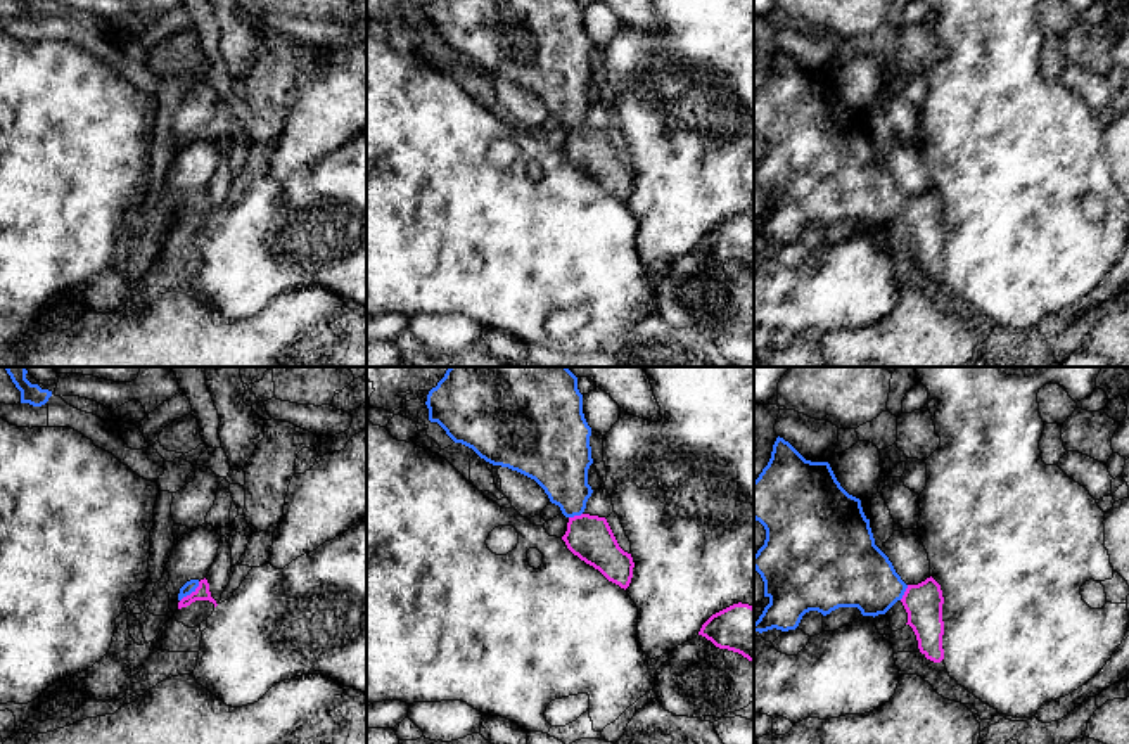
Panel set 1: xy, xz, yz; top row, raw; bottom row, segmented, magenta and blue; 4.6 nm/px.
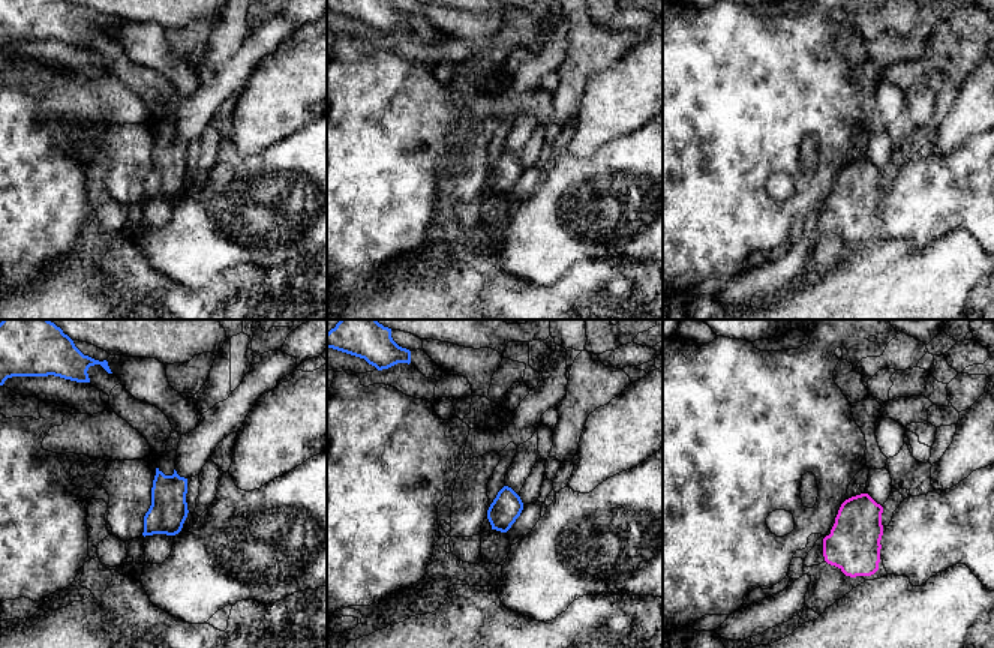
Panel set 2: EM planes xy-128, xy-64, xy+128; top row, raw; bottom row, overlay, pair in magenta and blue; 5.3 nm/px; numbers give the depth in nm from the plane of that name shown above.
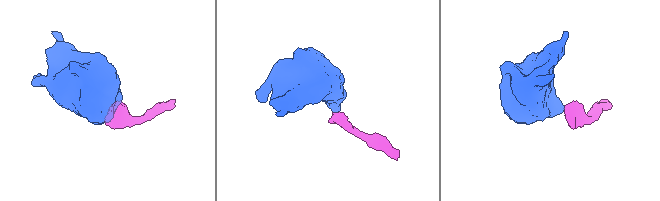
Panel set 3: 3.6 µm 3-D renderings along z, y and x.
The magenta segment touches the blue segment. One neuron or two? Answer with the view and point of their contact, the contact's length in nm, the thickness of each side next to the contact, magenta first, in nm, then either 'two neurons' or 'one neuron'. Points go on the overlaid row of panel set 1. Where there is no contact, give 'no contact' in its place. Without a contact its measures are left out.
xy (192, 592) | 130 nm | 70/60 nm | one neuron

